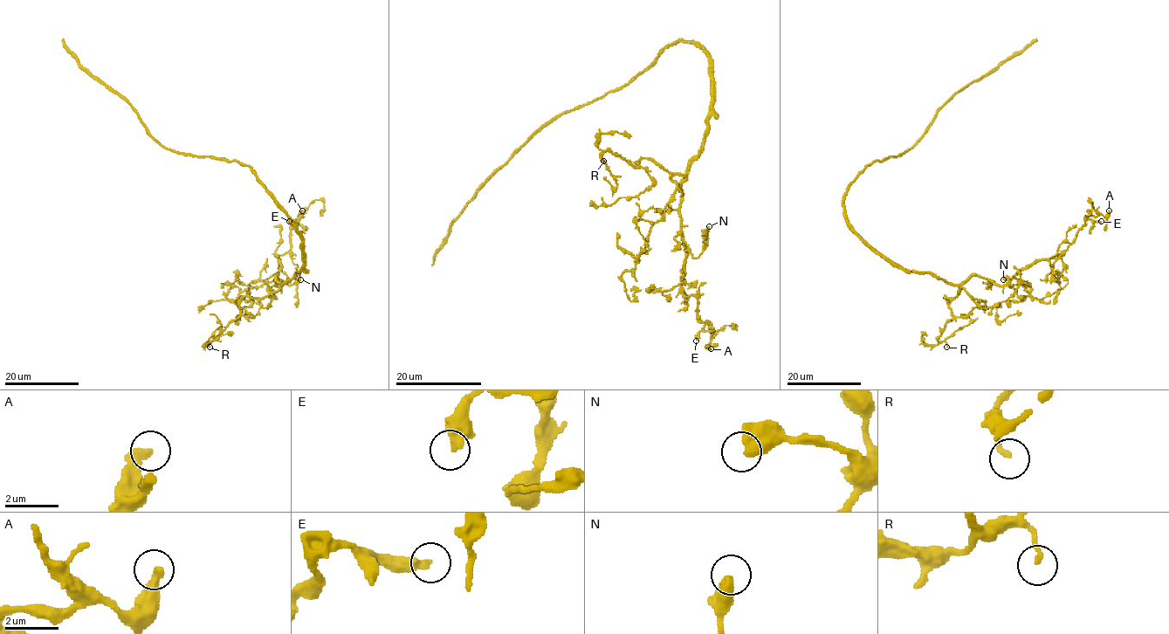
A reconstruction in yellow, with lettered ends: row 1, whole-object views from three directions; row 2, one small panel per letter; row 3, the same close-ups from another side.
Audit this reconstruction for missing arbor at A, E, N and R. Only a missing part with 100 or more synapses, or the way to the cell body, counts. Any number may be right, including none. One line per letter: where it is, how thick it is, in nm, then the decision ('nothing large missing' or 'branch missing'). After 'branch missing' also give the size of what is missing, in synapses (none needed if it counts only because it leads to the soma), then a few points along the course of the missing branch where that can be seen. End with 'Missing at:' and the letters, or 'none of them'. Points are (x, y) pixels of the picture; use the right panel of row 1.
A: at (1109, 210); 360 nm thick; nothing large missing
E: at (1101, 221); 380 nm thick; nothing large missing
N: at (1003, 279); 550 nm thick; nothing large missing
R: at (946, 347); 180 nm thick; nothing large missing
Missing at: none of them

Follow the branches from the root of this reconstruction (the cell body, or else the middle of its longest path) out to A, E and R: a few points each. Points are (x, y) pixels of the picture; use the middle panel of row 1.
A: (699, 47), (712, 109), (681, 185), (682, 292), (711, 325), (711, 348)
E: (699, 47), (711, 65), (712, 109), (680, 204), (682, 292), (697, 299), (705, 323), (696, 341)
R: (699, 47), (711, 65), (712, 109), (690, 169), (673, 175), (648, 159), (635, 167), (607, 150), (603, 161)

